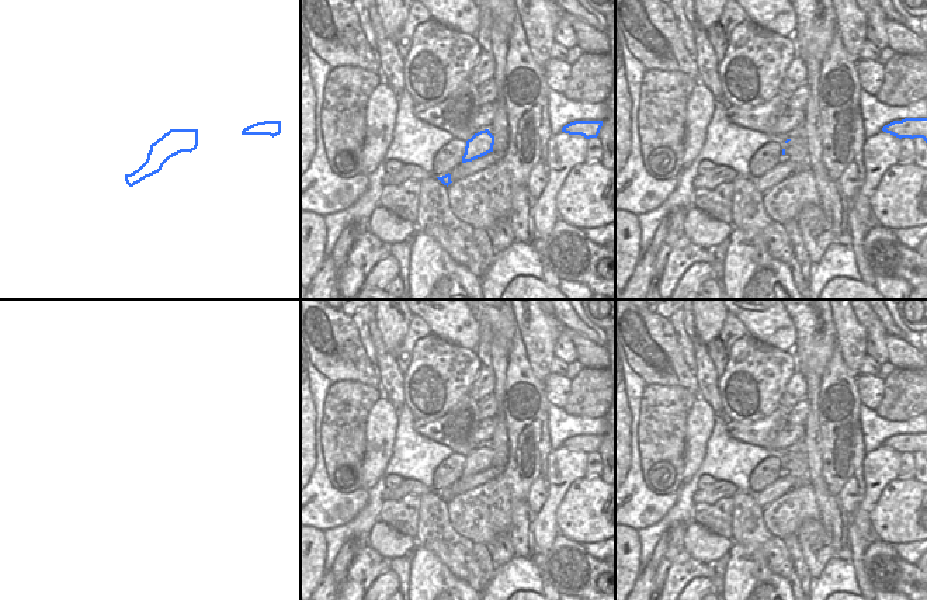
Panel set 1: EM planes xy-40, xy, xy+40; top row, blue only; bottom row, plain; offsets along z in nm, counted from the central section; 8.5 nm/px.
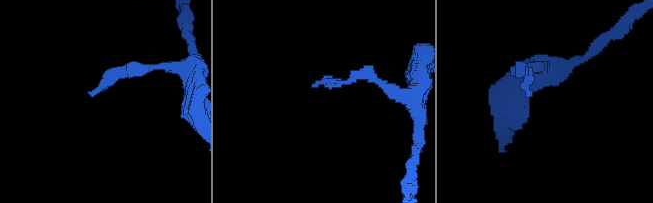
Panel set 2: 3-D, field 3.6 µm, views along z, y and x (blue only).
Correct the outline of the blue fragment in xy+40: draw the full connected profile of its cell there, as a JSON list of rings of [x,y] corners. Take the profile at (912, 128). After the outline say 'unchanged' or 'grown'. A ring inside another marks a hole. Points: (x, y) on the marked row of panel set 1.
[[[905,118],[902,121],[893,121],[885,125],[882,131],[899,139],[923,138],[927,143],[927,118]]] | unchanged

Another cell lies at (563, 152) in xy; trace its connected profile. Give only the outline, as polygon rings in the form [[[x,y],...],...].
[[[559,132],[552,135],[546,145],[546,185],[535,201],[534,226],[535,239],[544,239],[559,221],[556,195],[574,167],[586,162],[586,138]]]

